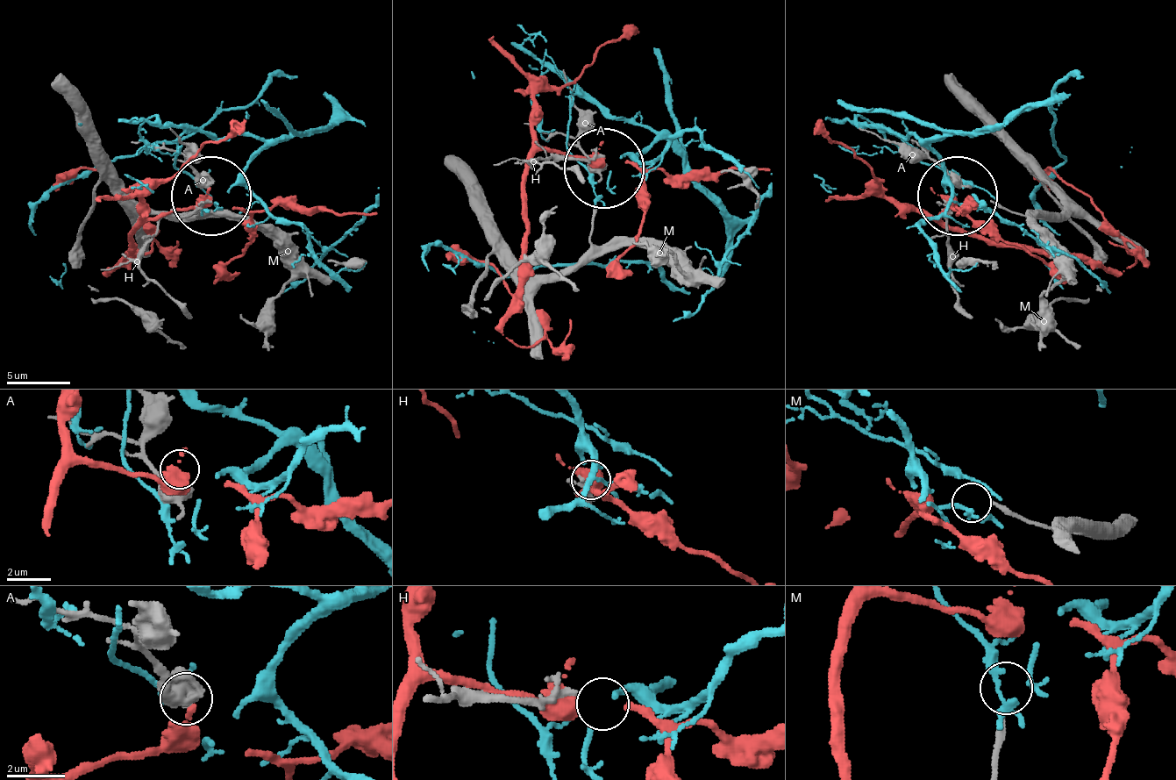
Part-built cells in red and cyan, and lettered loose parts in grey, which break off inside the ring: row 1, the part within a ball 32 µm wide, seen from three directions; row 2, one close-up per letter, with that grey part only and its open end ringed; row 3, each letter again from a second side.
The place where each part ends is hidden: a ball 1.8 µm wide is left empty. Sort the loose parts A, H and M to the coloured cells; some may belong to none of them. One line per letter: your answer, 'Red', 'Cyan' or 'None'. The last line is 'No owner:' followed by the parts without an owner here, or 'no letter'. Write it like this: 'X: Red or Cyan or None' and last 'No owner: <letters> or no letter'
A: None
H: Cyan
M: None
No owner: A, M

